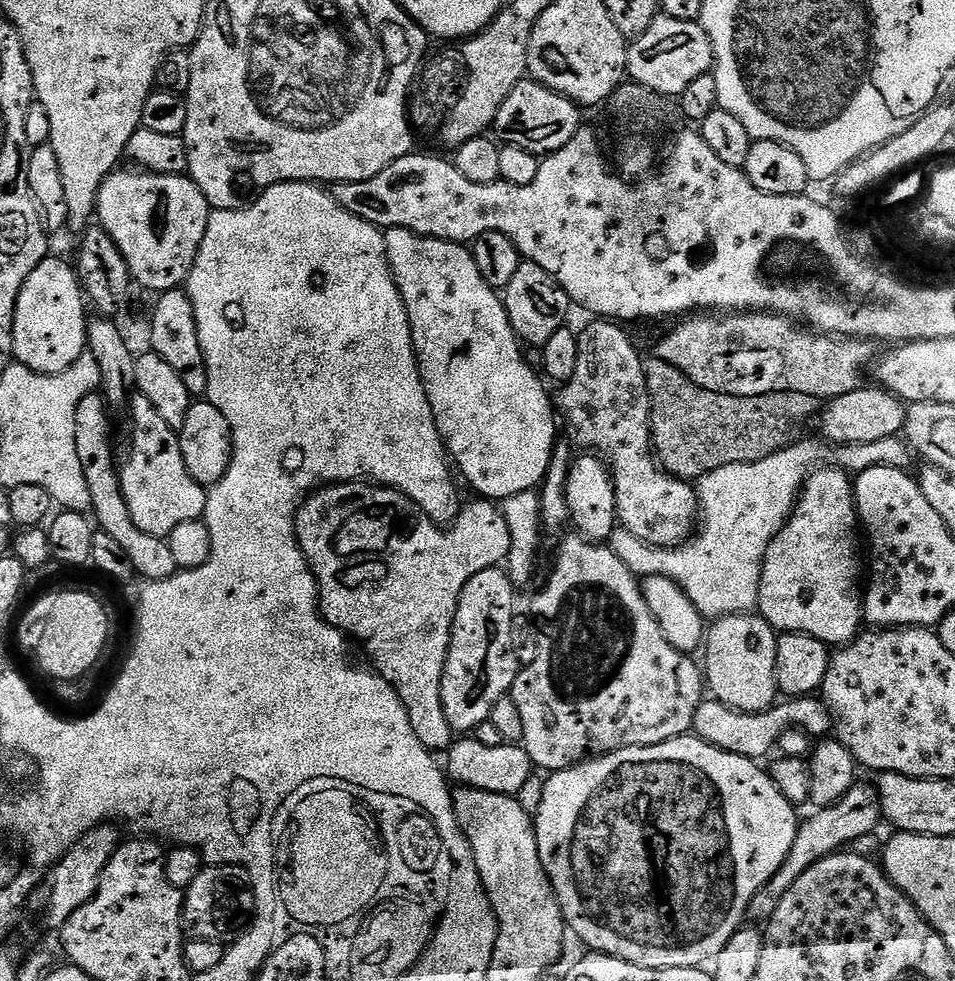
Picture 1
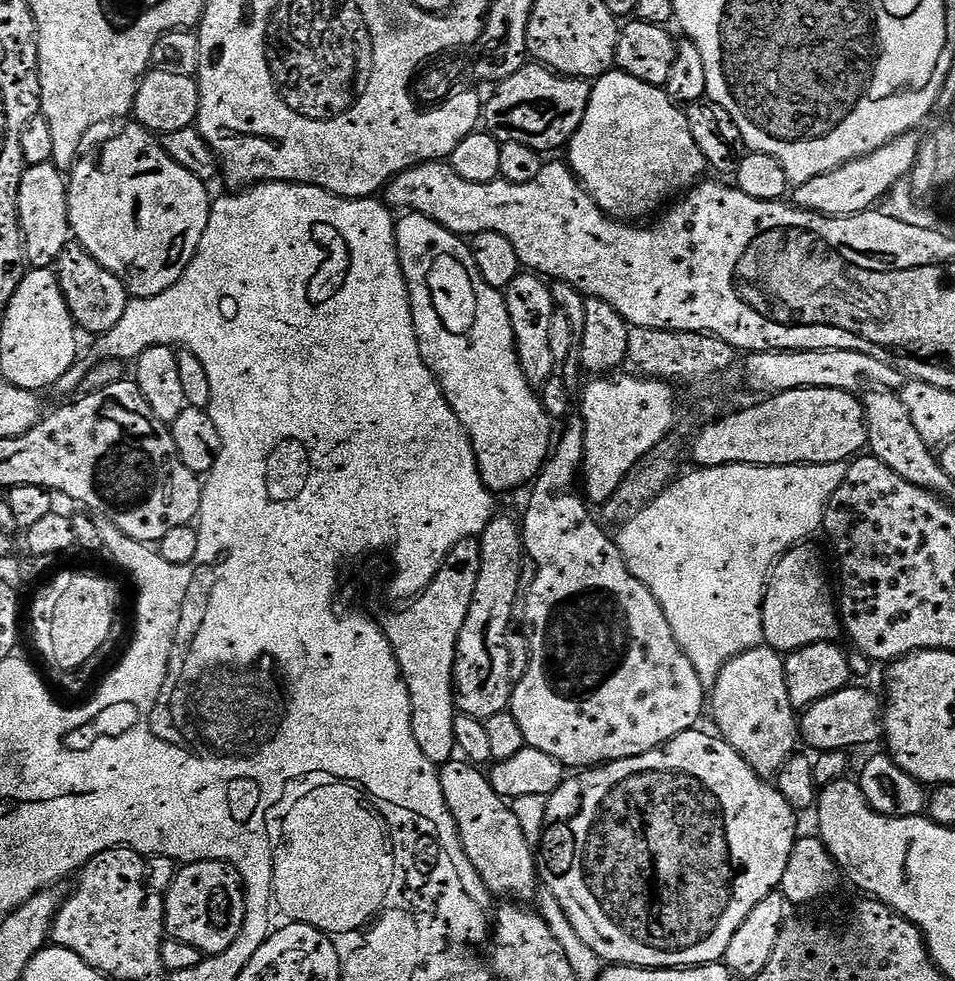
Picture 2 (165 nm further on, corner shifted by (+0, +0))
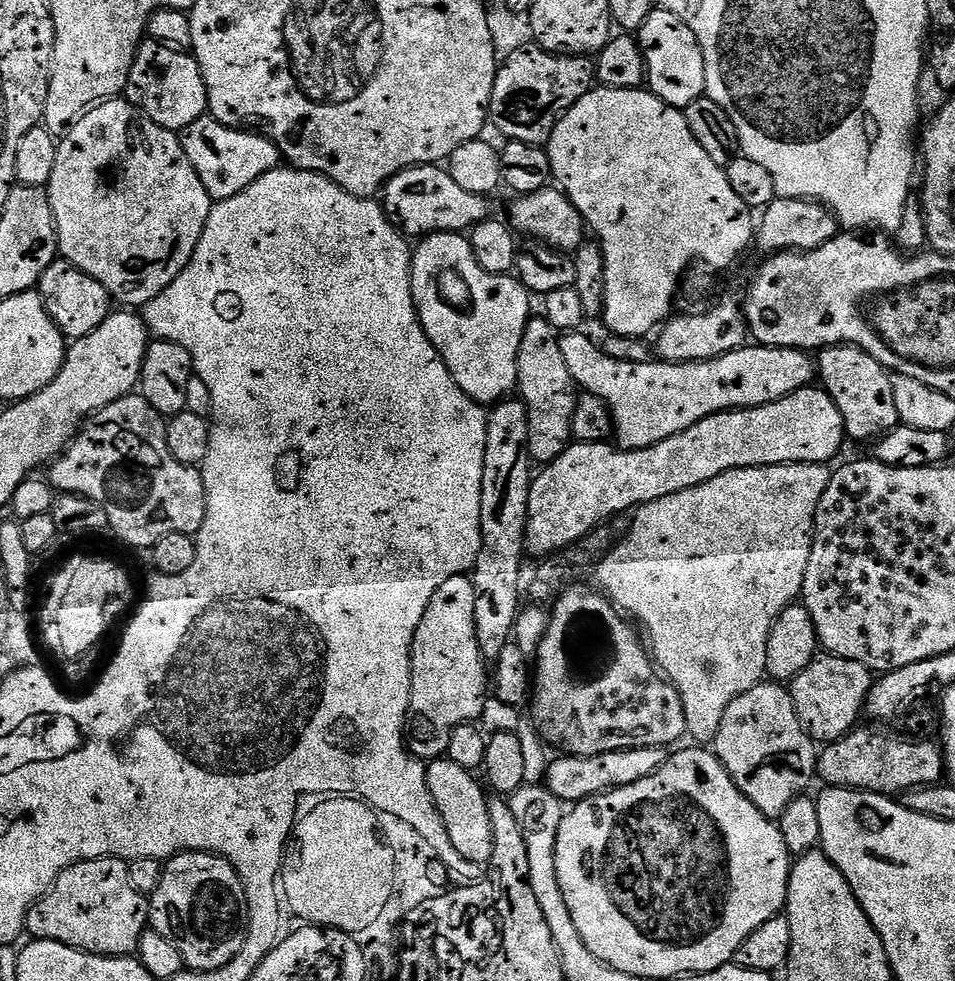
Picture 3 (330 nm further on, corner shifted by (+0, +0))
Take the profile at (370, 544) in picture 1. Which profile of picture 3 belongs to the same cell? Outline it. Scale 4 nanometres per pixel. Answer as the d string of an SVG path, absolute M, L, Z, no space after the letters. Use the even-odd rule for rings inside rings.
M471 575L455 576L454 578L448 579L447 582L442 582L442 586L438 590L438 594L434 594L430 606L426 606L424 621L418 626L416 637L412 643L412 693L410 694L410 711L408 714L408 727L406 729L406 743L409 752L411 752L416 759L425 762L441 759L441 757L447 753L448 747L450 746L453 730L463 724L471 724L479 721L479 716L483 717L485 715L484 704L490 699L490 676L489 673L488 676L484 673L484 667L486 667L486 661L484 655L480 652L478 634L476 633L476 587L474 586Z

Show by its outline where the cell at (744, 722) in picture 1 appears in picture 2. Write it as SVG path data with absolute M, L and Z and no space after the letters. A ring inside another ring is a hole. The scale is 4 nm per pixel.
M849 686L814 702L809 708L803 709L802 715L798 720L798 736L801 741L804 740L813 748L813 753L822 752L843 752L860 748L863 744L872 744L875 740L879 741L884 734L884 708L879 695L867 692L864 688L855 688Z

